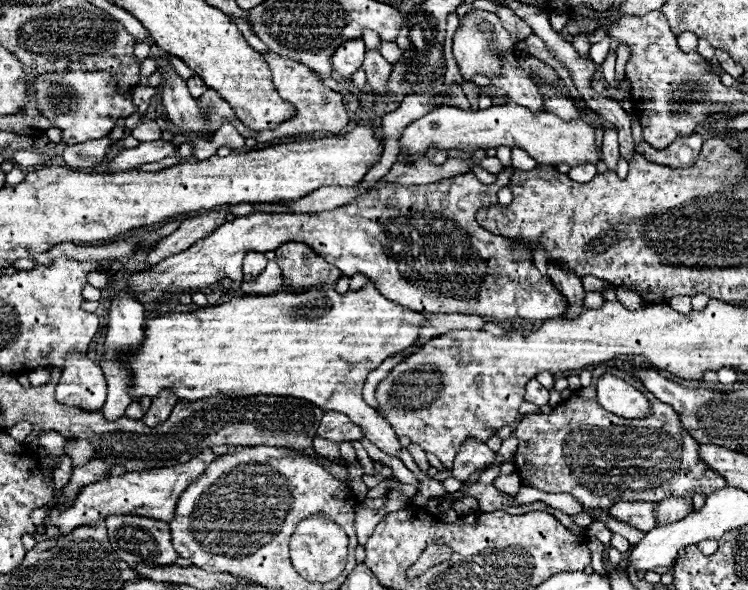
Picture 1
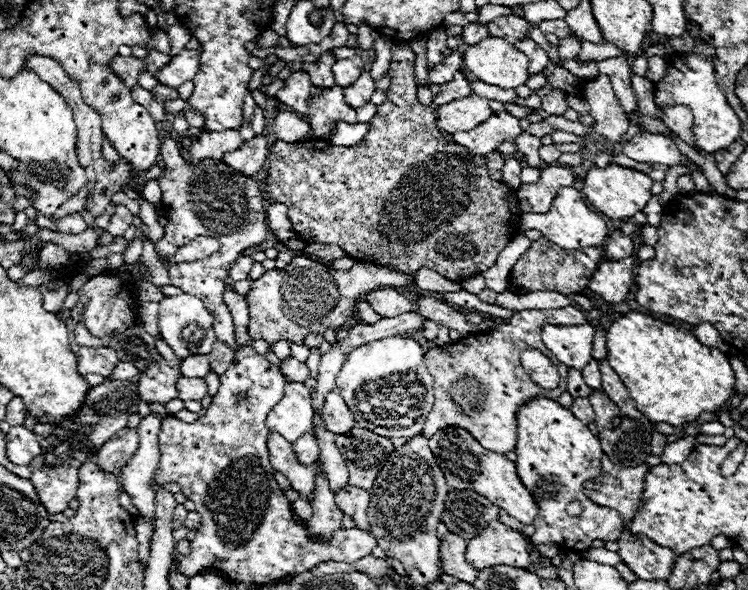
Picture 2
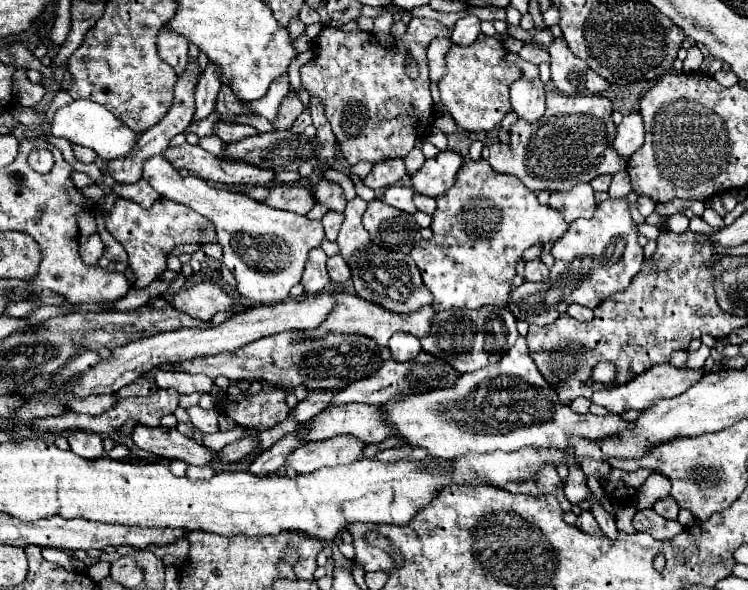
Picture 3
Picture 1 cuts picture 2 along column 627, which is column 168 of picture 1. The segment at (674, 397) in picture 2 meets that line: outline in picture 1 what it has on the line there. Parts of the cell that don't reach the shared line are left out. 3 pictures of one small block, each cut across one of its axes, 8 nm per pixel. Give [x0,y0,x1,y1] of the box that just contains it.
[130,280,426,456]

